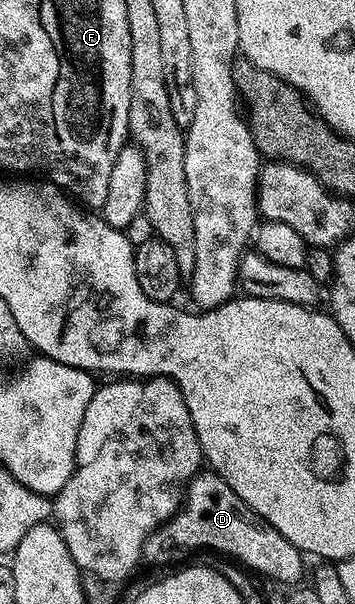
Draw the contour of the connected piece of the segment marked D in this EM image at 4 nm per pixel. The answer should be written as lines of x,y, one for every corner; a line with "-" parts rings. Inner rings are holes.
200,471
195,474
195,478
187,484
183,504
165,524
160,525
151,534
151,538
145,543
143,552
147,555
159,553
162,549
169,548
170,545
176,545
179,549
216,549
217,552
223,553
219,555
226,555
228,558
234,559
240,566
250,570
252,574
276,582
283,587
294,586
298,582
295,580
303,573
304,554
300,549
293,547
293,543
289,543
289,539
285,539
285,535
281,531
277,531
275,525
270,525
267,518
252,511
240,499
237,491
233,491
233,487
229,487
229,483
225,483
225,479
221,479
210,471

